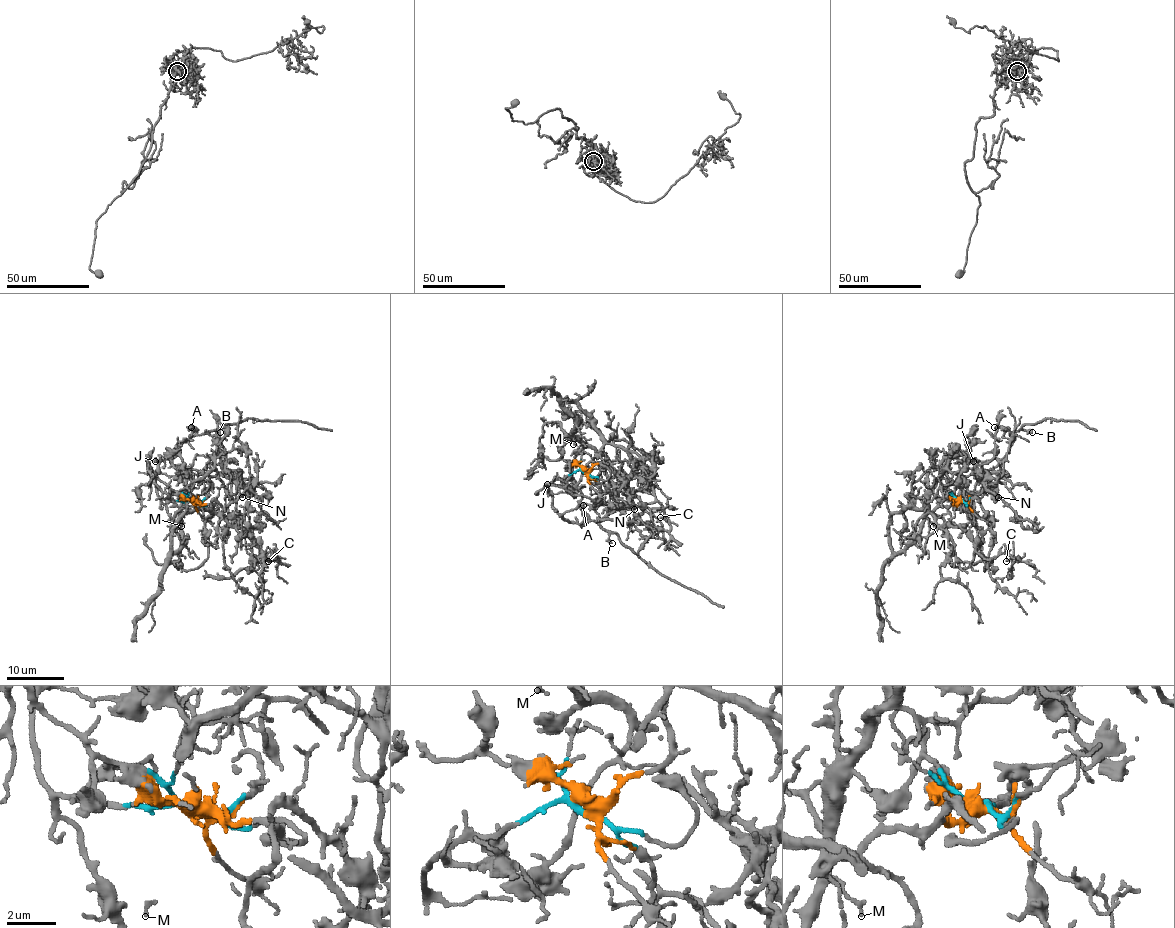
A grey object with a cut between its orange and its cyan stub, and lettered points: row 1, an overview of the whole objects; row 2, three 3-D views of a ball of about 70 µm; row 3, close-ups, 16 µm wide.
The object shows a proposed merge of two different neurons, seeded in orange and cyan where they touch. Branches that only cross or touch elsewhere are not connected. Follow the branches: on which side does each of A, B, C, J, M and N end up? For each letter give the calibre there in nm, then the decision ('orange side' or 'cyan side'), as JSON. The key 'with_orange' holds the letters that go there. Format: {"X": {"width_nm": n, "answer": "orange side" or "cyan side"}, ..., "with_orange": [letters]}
{"A": {"width_nm": 240, "answer": "cyan side"}, "B": {"width_nm": 380, "answer": "cyan side"}, "C": {"width_nm": 110, "answer": "orange side"}, "J": {"width_nm": 150, "answer": "cyan side"}, "M": {"width_nm": 160, "answer": "orange side"}, "N": {"width_nm": 90, "answer": "orange side"}, "with_orange": ["C", "M", "N"]}

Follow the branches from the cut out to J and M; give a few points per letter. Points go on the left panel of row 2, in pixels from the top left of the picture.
J: (193, 500), (164, 499), (158, 494), (155, 461)
M: (193, 501), (213, 506), (180, 519), (172, 530), (172, 552), (184, 539), (181, 519), (181, 526)

